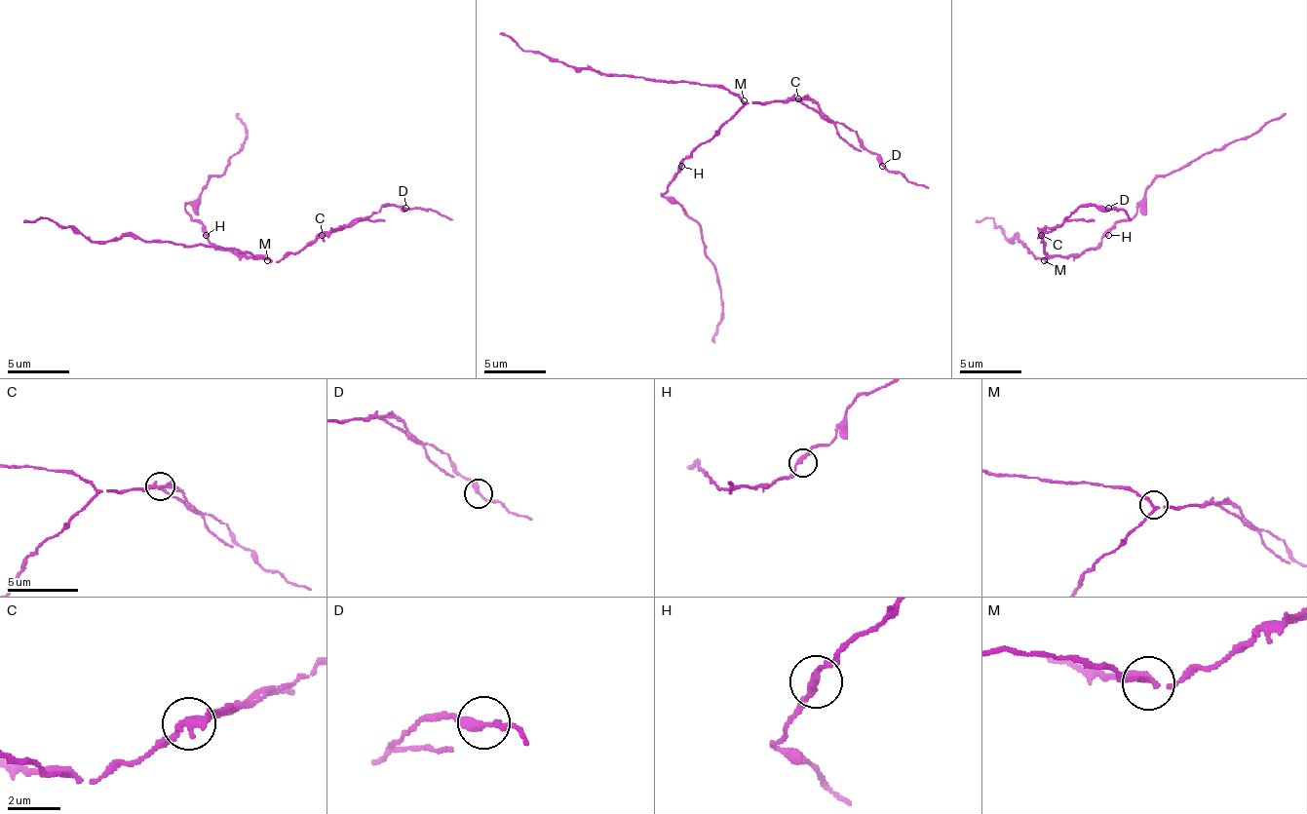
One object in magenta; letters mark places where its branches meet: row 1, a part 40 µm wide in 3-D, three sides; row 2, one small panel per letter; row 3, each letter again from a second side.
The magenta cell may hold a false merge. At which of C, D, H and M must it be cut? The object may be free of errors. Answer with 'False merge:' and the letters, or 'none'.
False merge: C

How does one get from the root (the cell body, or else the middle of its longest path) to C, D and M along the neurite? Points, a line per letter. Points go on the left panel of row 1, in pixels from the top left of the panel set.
C: (243, 257), (283, 260), (304, 251), (323, 235)
D: (243, 257), (283, 260), (357, 217), (371, 217), (390, 205), (405, 208)
M: (243, 257), (264, 257), (267, 260)

